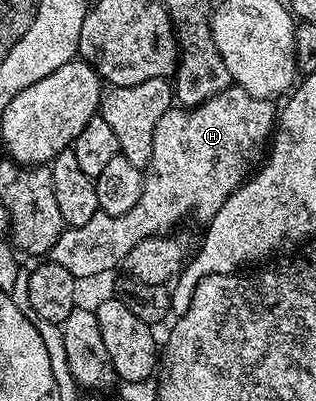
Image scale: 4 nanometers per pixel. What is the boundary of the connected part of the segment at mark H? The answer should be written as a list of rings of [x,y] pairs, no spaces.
[[[236,87],[223,90],[219,95],[207,99],[194,109],[170,107],[155,123],[155,139],[151,143],[151,159],[149,166],[145,168],[143,179],[143,191],[139,195],[139,203],[127,211],[127,215],[107,215],[98,212],[91,215],[83,227],[62,228],[59,239],[51,247],[47,254],[48,260],[59,263],[66,271],[78,279],[84,277],[97,277],[108,269],[113,269],[124,262],[125,256],[135,247],[135,243],[143,243],[143,239],[151,239],[168,234],[184,217],[194,213],[207,223],[223,207],[228,199],[239,186],[249,180],[251,174],[264,162],[267,150],[271,144],[271,138],[275,132],[275,126],[279,121],[279,113],[274,102],[264,97],[247,95],[247,91]]]

